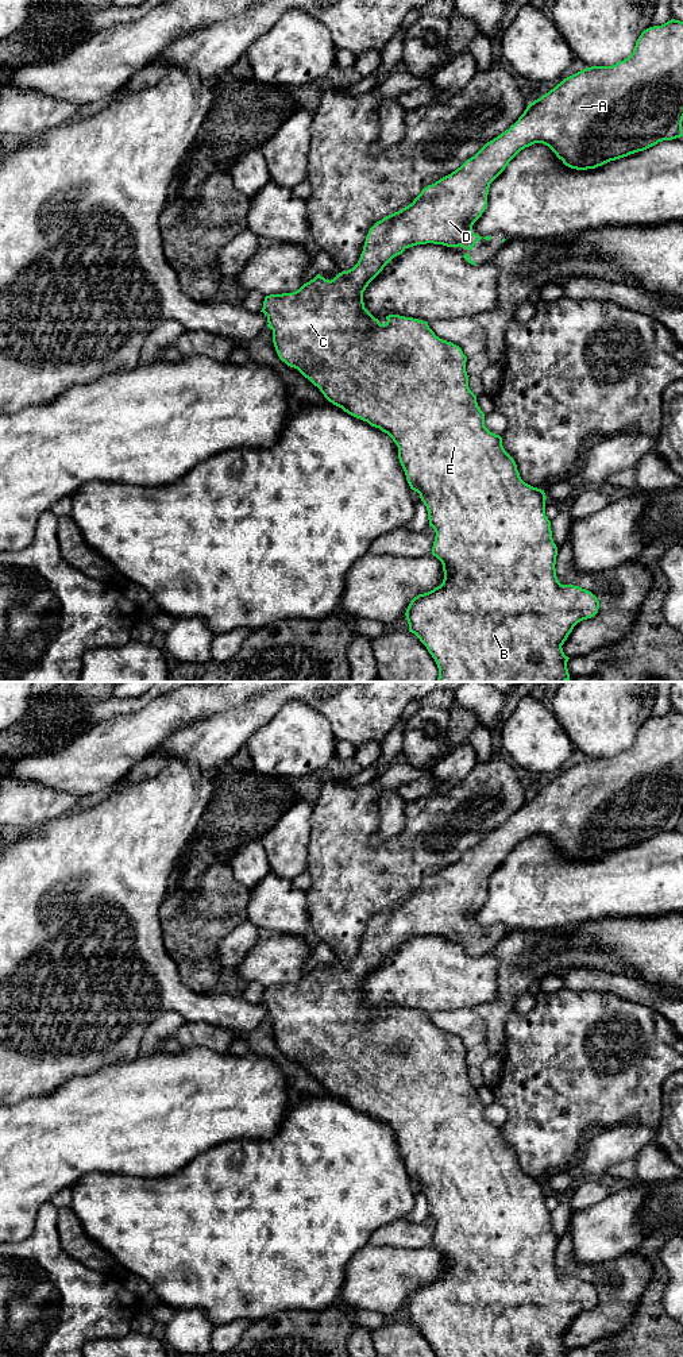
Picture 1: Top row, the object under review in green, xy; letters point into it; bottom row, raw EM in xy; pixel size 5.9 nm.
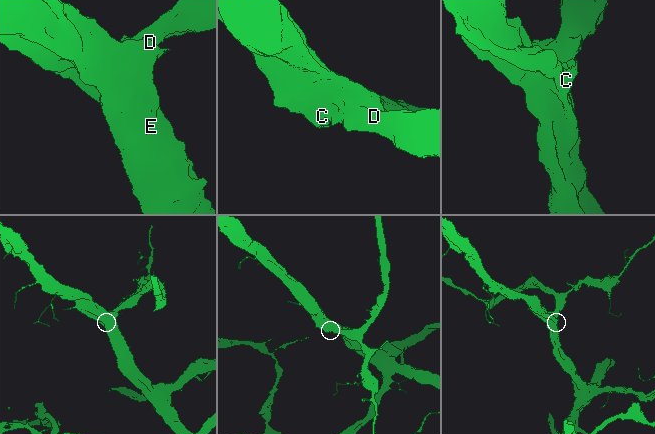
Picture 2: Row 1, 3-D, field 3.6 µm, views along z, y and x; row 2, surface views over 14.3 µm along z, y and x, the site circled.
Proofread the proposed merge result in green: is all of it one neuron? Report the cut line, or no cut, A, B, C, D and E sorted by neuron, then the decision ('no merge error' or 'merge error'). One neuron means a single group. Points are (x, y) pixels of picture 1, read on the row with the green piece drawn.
no cut; A B C D E; no merge error

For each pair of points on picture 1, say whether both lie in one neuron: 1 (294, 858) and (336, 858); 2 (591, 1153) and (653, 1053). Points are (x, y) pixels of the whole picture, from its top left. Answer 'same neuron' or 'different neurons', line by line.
1: different neurons
2: different neurons

